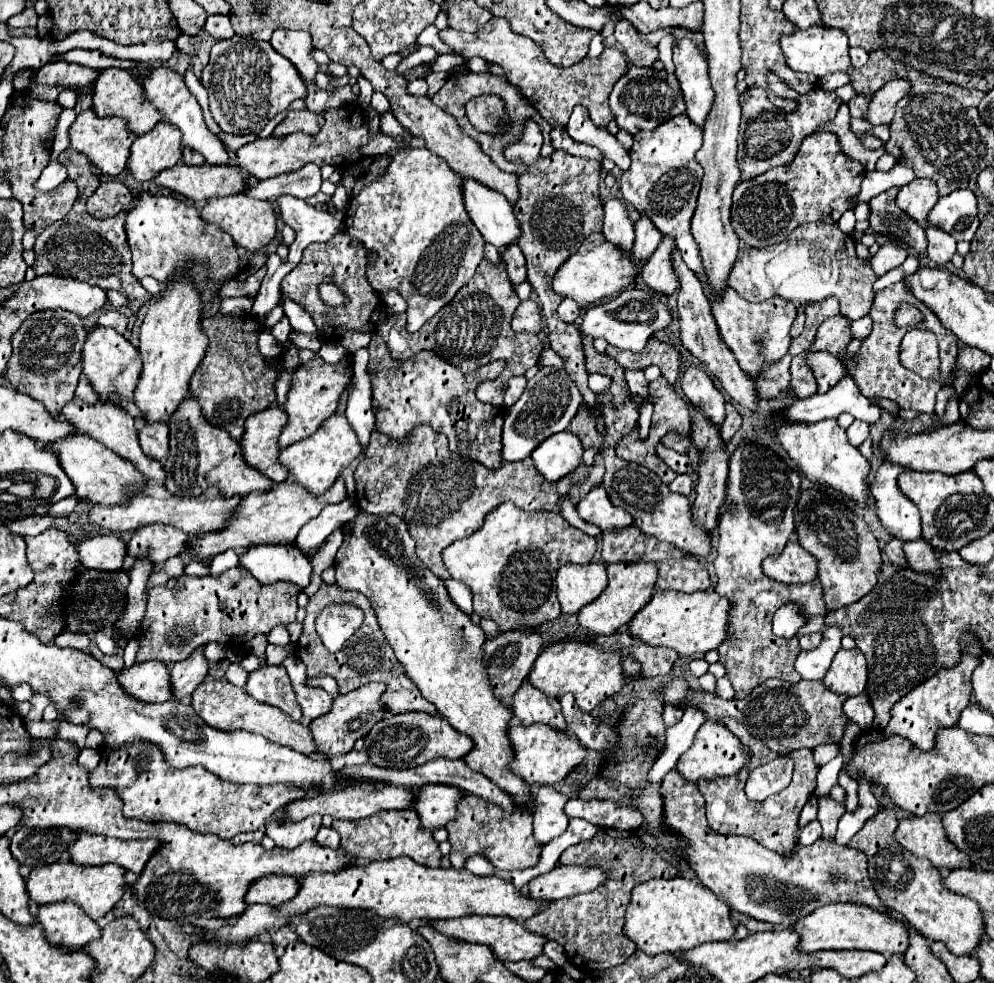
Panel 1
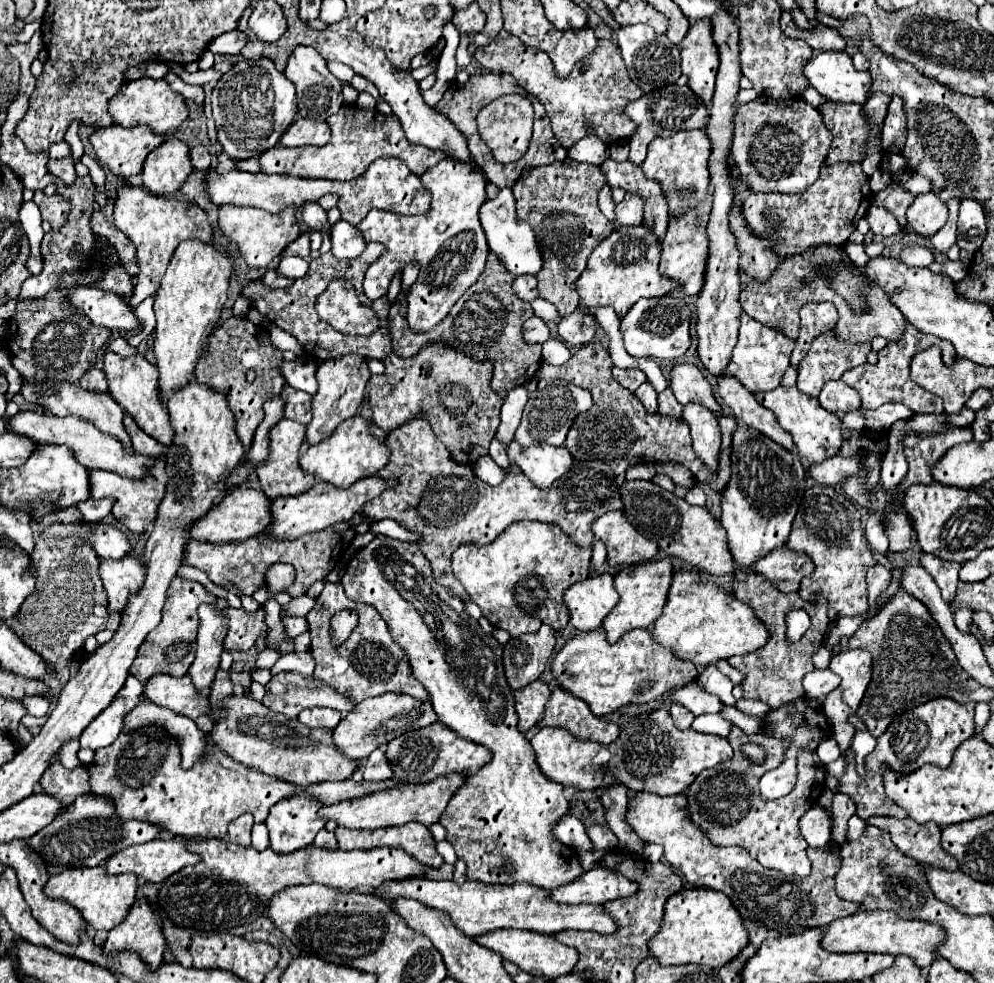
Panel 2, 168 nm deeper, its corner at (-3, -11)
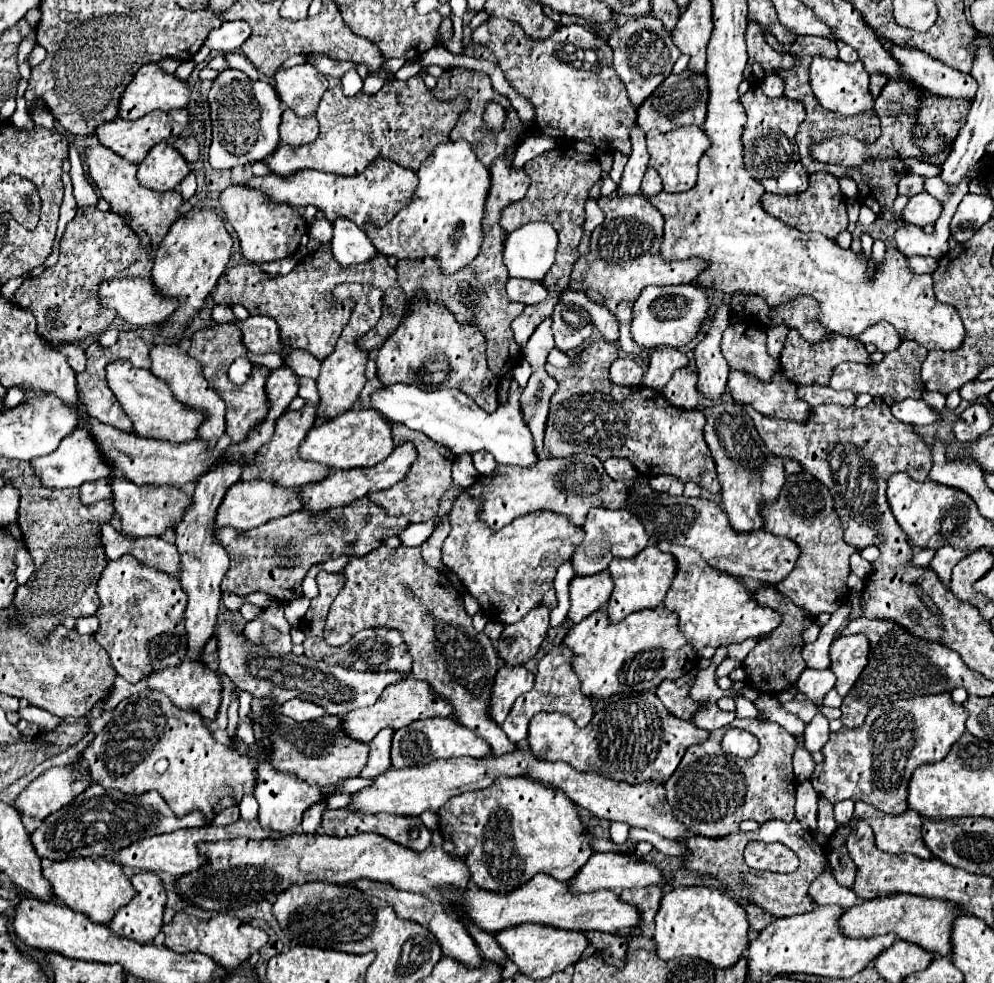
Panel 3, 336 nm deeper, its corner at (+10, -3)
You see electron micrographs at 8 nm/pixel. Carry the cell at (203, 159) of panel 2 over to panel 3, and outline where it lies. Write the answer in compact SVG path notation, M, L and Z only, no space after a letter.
M177 137L173 147L189 161L193 163L197 157L199 157L199 143L195 137Z

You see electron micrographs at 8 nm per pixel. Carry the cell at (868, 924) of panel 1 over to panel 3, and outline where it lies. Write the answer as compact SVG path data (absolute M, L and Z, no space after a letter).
M897 893L889 897L877 897L853 905L839 917L839 931L845 937L869 939L885 933L895 933L897 939L915 943L929 953L949 955L951 953L951 923L957 917L953 903L943 899L927 899L907 893Z

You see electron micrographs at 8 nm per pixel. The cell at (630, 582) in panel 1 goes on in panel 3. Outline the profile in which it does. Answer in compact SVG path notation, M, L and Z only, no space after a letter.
M655 543L647 545L639 555L635 555L633 559L613 559L609 563L609 573L613 577L613 583L615 583L615 589L611 593L611 599L605 607L607 615L609 615L609 621L611 623L617 623L617 621L623 621L629 613L635 613L635 611L641 611L641 609L655 609L663 603L663 597L673 581L673 575L675 575L675 559L671 553L661 553L659 547Z

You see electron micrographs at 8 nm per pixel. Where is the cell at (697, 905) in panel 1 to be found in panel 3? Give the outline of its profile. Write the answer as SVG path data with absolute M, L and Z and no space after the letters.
M693 885L693 887L677 887L663 895L661 907L655 915L655 945L657 955L663 961L675 957L697 957L705 959L715 967L735 965L741 957L743 949L749 943L747 937L747 917L743 907L713 887Z

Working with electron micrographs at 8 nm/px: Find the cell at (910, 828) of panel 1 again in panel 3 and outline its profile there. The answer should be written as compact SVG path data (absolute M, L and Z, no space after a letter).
M857 801L855 817L869 823L875 833L875 845L885 853L911 853L921 859L931 859L933 853L923 843L921 815L905 811L903 815L885 815L875 807Z

